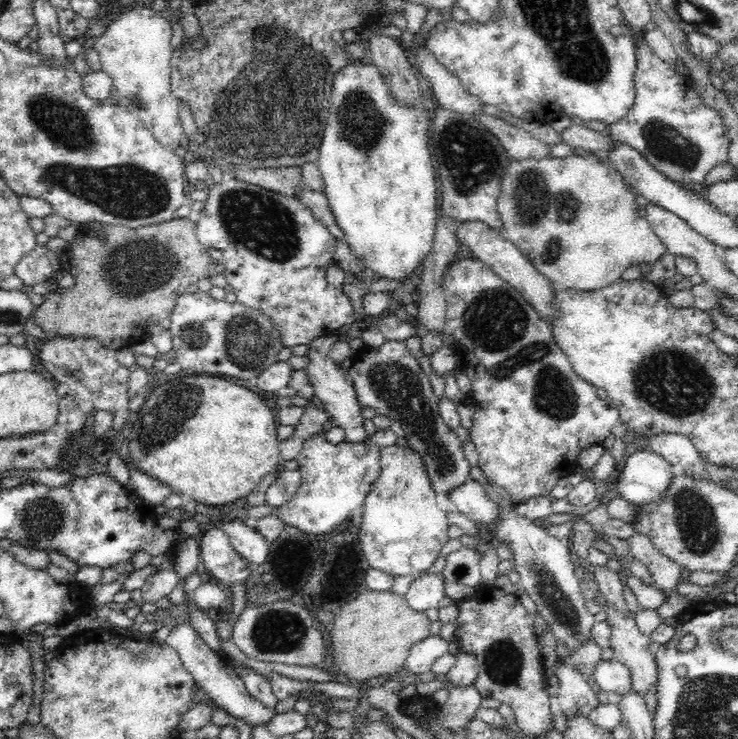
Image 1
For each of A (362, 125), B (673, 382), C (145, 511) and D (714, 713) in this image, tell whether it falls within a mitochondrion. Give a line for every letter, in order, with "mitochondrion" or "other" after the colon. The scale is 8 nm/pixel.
A: mitochondrion
B: mitochondrion
C: other
D: mitochondrion

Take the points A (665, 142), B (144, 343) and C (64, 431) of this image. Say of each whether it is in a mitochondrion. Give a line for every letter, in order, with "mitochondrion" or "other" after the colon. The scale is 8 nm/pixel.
A: mitochondrion
B: other
C: other

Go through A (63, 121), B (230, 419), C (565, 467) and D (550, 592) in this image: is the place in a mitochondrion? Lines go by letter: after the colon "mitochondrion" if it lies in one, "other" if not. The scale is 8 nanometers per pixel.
A: mitochondrion
B: other
C: other
D: mitochondrion

